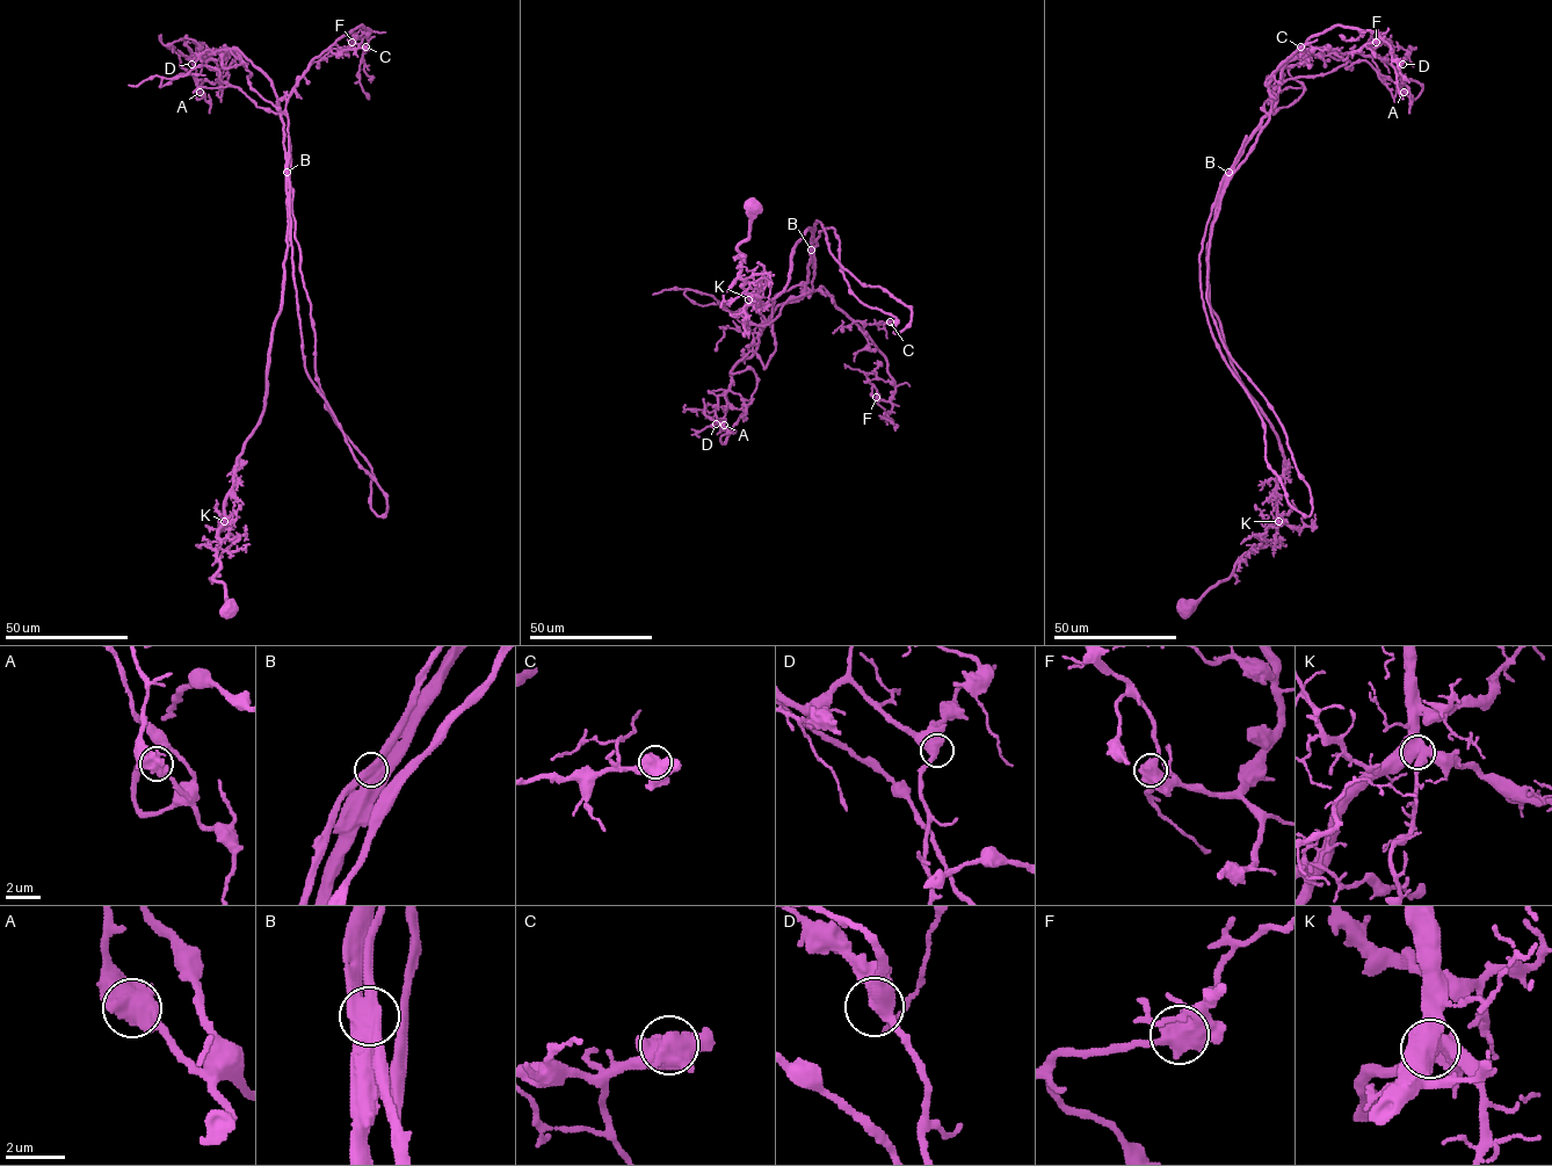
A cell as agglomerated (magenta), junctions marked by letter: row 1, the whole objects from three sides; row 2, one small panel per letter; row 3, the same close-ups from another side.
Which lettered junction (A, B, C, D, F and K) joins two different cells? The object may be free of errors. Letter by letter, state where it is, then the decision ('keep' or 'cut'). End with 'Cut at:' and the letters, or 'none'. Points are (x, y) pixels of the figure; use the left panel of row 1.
A: at (200, 92); keep
B: at (287, 172); cut
C: at (365, 46); keep
D: at (191, 64); keep
F: at (352, 42); keep
K: at (224, 521); keep
Cut at: B

